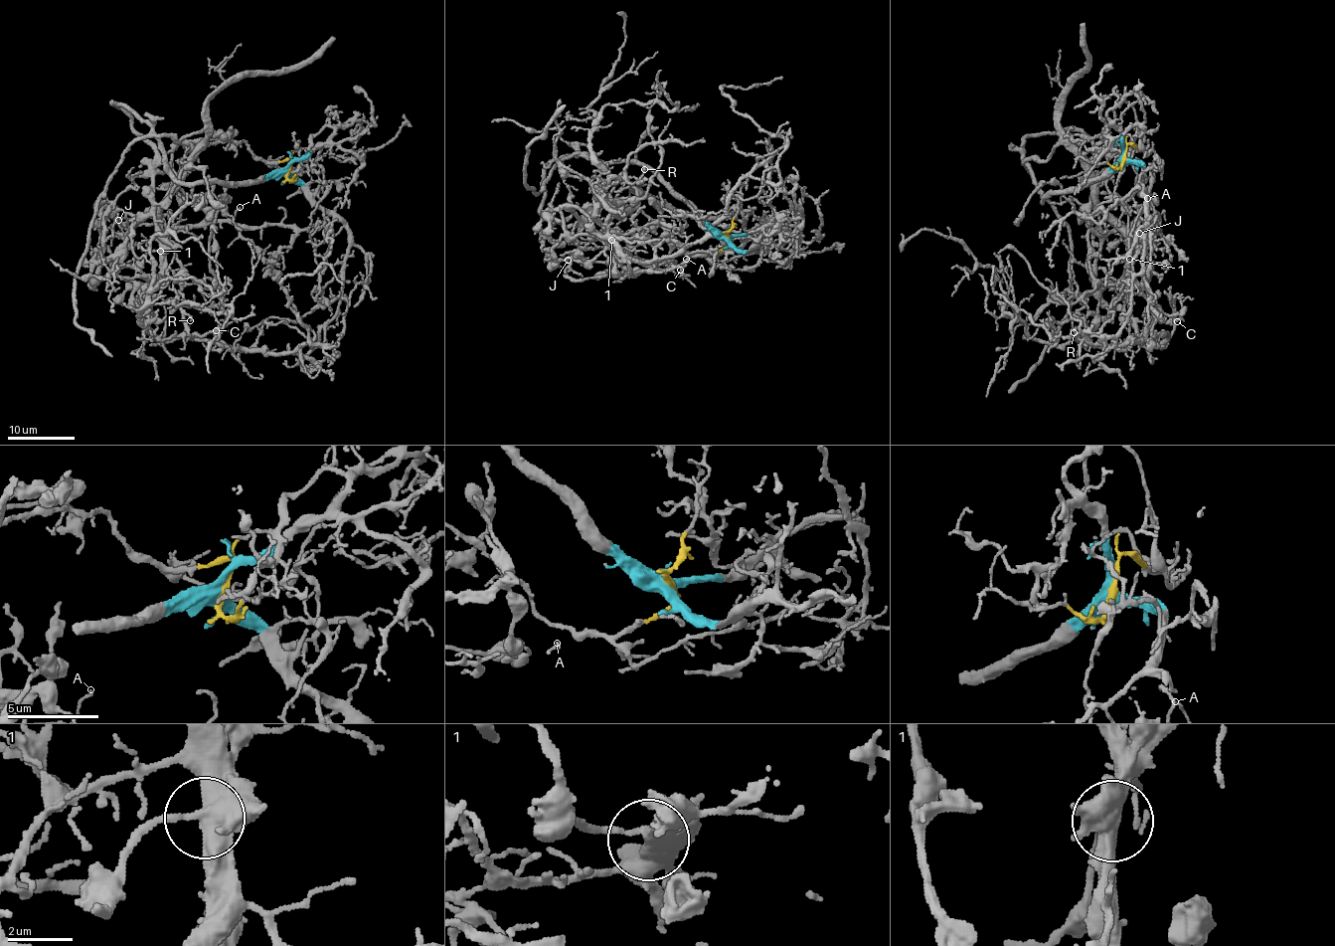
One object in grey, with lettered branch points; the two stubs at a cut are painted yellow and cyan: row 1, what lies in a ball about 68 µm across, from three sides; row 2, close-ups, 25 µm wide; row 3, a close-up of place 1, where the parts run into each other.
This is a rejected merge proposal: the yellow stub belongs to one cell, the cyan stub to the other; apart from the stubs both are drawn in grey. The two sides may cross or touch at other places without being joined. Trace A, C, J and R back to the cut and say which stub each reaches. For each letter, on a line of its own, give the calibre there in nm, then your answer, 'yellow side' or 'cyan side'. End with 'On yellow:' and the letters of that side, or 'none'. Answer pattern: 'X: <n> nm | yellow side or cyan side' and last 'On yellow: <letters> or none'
A: 120 nm | yellow side
C: 130 nm | yellow side
J: 160 nm | yellow side
R: 200 nm | yellow side
On yellow: A, C, J, R

